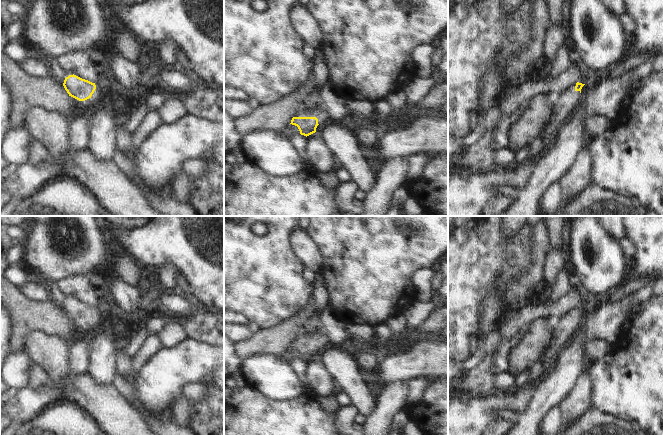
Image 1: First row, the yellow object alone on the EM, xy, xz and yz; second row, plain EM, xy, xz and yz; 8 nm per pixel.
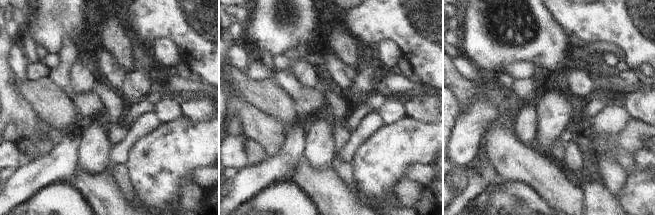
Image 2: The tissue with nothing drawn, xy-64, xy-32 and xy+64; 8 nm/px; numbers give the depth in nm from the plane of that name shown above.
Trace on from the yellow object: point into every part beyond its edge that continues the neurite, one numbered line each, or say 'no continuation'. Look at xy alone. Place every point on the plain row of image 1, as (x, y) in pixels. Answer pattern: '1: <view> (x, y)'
1: xy (97, 322)

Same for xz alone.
1: xz (319, 337)

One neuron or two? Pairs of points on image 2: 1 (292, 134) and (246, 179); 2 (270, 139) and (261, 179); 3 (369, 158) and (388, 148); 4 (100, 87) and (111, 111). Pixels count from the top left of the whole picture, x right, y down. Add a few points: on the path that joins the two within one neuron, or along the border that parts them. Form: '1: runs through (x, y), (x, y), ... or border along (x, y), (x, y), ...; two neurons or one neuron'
1: runs through (290, 148), (265, 173), (260, 175); one neuron
2: border along (283, 139), (280, 146), (267, 156); two neurons
3: runs through (374, 158), (378, 158), (383, 153); one neuron
4: runs through (104, 93), (111, 100), (111, 105); one neuron

